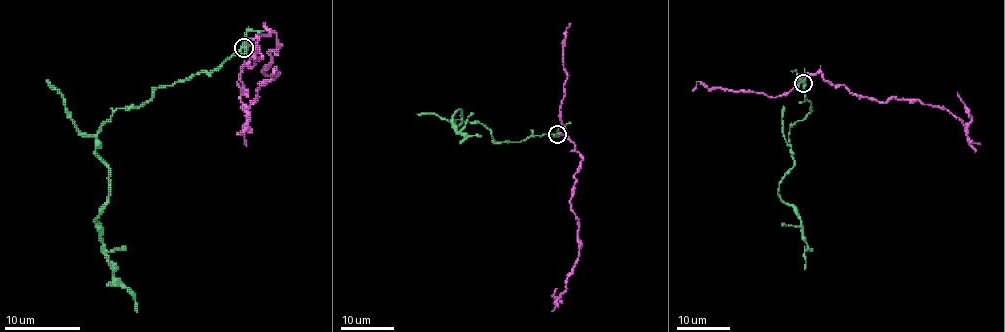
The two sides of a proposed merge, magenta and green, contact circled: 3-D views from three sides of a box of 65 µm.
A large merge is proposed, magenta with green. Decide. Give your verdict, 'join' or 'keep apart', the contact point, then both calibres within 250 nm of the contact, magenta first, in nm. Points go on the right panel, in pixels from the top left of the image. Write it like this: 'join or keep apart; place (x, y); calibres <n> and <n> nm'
keep apart; place (803, 83); calibres 240 and 240 nm

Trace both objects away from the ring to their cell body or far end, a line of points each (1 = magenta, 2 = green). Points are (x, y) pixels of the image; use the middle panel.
1: (557, 134), (568, 138), (582, 159), (570, 199), (578, 225), (580, 251), (566, 290), (554, 302), (557, 289)
2: (557, 134), (496, 142), (481, 123), (452, 123), (461, 122), (460, 109), (453, 117), (457, 131), (481, 135)

